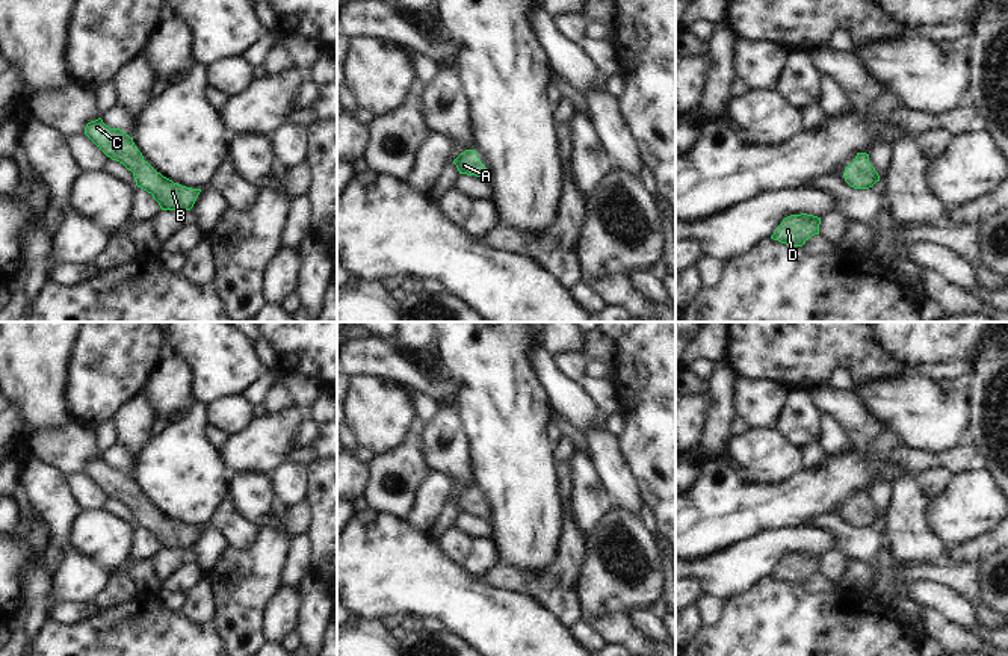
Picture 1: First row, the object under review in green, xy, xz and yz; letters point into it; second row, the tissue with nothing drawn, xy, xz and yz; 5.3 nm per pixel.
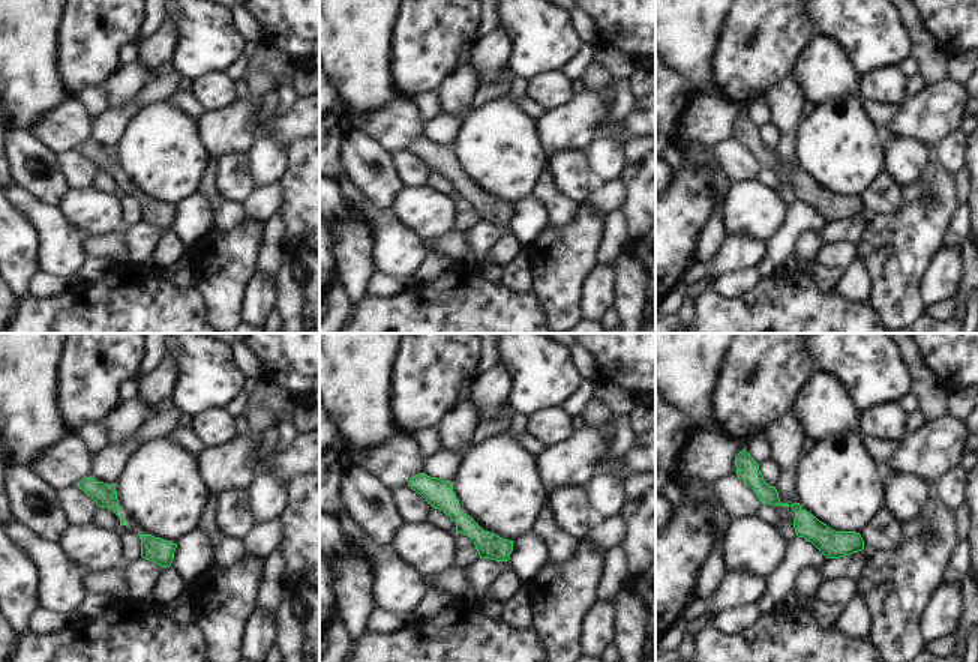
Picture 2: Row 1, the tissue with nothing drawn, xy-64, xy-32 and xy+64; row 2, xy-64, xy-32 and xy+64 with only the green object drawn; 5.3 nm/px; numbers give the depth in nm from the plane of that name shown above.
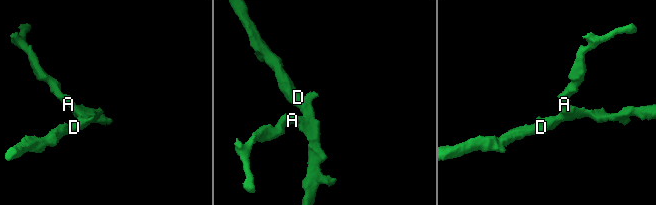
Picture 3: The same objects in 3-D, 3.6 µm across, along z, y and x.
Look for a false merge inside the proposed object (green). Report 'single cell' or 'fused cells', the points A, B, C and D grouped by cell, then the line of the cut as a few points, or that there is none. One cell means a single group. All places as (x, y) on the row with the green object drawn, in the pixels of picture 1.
single cell; A B C D; no cut

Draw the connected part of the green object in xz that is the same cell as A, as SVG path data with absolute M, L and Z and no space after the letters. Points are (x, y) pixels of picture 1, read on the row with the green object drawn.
M465 150L453 160L453 163L459 174L484 177L487 172L485 165L481 162L475 150Z

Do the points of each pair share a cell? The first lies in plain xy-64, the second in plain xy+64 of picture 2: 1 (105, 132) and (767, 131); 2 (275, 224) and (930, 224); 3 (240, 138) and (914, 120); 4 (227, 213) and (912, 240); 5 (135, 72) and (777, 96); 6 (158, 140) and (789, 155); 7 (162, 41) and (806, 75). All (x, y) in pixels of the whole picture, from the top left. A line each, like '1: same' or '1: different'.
1: same
2: different
3: same
4: different
5: same
6: different
7: same

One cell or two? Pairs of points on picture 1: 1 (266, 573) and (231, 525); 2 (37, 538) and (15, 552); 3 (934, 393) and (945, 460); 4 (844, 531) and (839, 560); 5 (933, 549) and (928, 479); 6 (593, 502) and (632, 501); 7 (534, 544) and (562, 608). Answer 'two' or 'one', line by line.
1: two
2: one
3: two
4: two
5: two
6: two
7: two

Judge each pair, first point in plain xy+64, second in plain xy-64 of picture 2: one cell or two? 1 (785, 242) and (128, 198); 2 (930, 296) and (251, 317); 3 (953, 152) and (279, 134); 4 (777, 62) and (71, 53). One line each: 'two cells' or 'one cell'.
1: one cell
2: one cell
3: two cells
4: one cell

